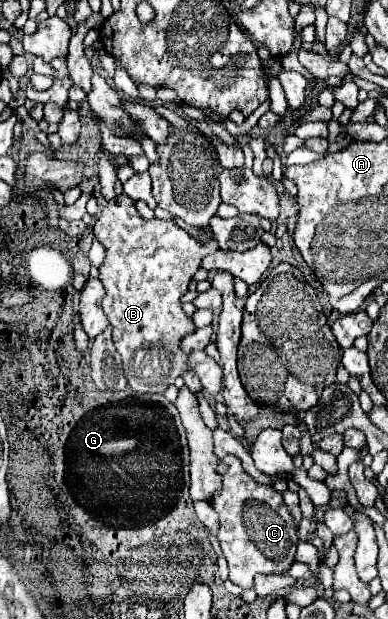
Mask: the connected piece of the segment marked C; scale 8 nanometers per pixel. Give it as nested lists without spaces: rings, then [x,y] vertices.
[[[225,455],[219,463],[219,473],[223,475],[223,489],[211,501],[211,507],[219,513],[217,539],[229,563],[229,579],[243,589],[251,589],[257,573],[281,573],[295,561],[295,547],[299,541],[295,521],[281,493],[247,475],[239,457]]]

